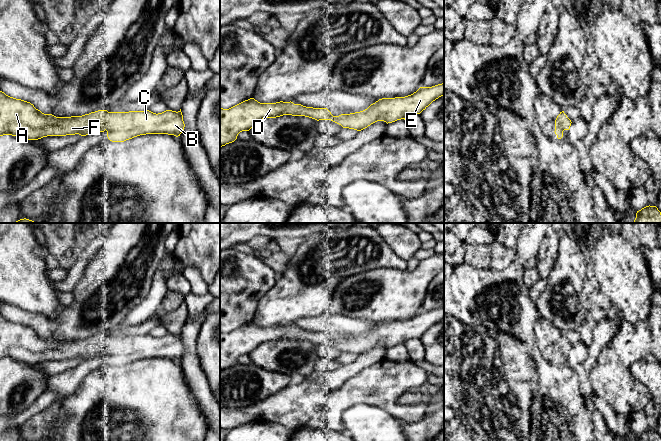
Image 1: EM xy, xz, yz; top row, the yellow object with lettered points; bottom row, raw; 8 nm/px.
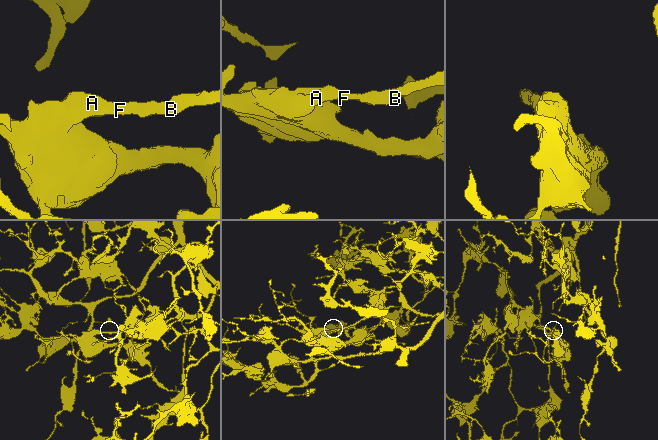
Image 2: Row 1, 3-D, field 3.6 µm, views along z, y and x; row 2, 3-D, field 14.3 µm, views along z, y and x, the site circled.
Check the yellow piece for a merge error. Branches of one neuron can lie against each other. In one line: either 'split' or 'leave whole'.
leave whole

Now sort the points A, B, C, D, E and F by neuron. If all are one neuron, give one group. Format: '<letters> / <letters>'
A B C D E F

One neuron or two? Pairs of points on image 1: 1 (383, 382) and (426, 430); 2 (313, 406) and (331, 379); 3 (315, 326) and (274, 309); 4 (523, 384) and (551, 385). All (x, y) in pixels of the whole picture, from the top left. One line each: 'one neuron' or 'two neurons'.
1: two neurons
2: two neurons
3: two neurons
4: two neurons

